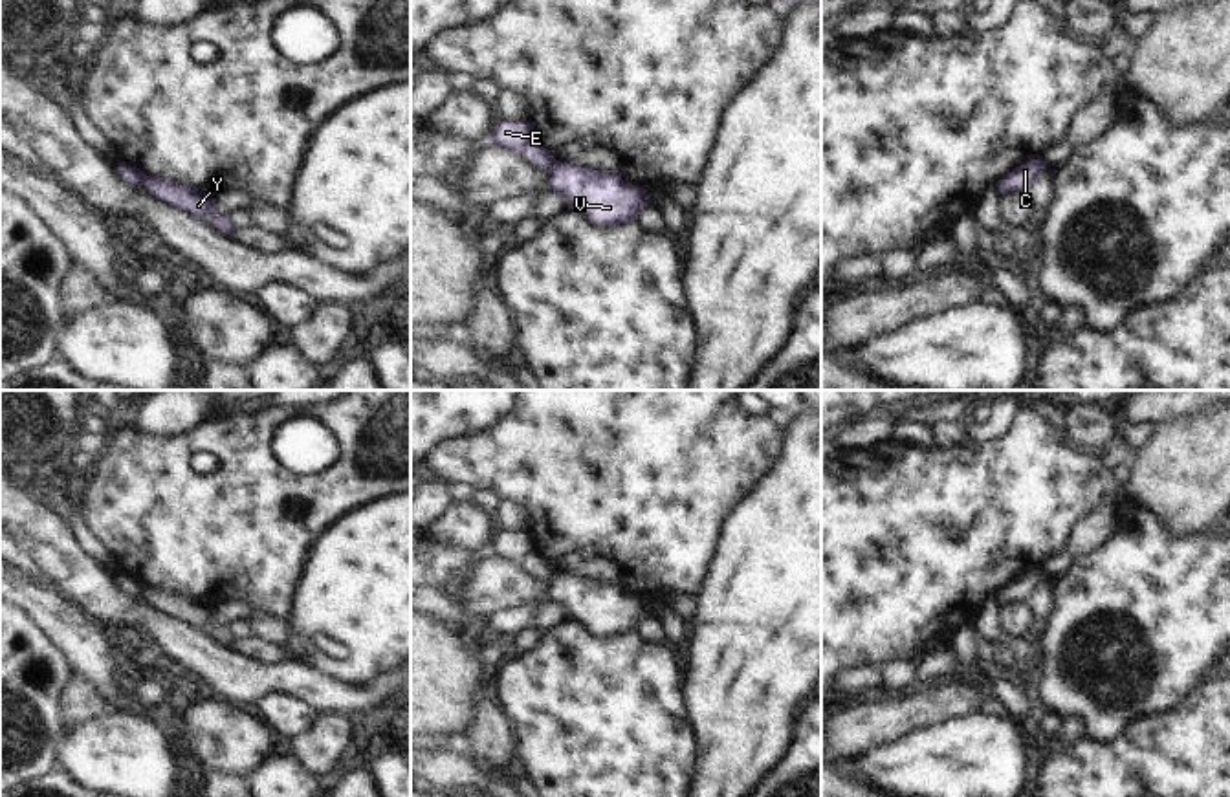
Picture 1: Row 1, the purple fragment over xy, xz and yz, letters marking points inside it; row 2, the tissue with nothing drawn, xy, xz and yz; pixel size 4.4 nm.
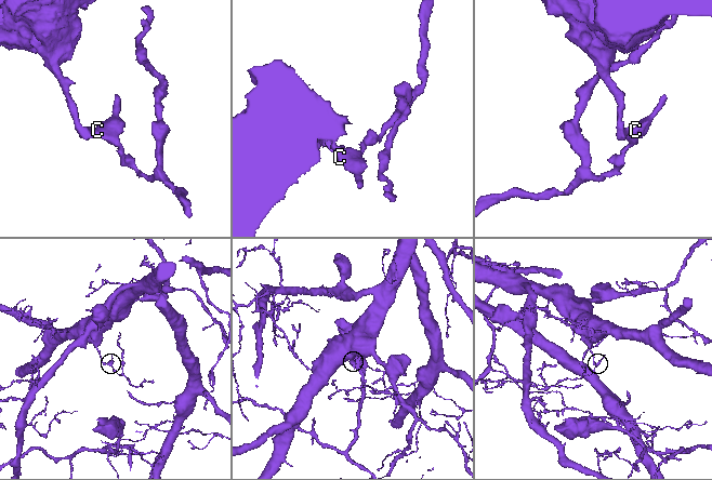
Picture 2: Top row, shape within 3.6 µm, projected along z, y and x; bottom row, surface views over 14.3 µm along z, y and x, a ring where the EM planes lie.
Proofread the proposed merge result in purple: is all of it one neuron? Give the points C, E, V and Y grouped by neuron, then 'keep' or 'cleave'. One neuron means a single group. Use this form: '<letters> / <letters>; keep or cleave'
C V Y / E; cleave

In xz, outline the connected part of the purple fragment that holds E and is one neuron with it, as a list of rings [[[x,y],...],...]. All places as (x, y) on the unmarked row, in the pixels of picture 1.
[[[497,531],[489,553],[515,561],[550,583],[557,573],[557,570],[541,555],[530,531]]]

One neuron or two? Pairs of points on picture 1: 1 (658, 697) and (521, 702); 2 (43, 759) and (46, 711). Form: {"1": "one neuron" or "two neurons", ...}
{"1": "one neuron", "2": "one neuron"}

